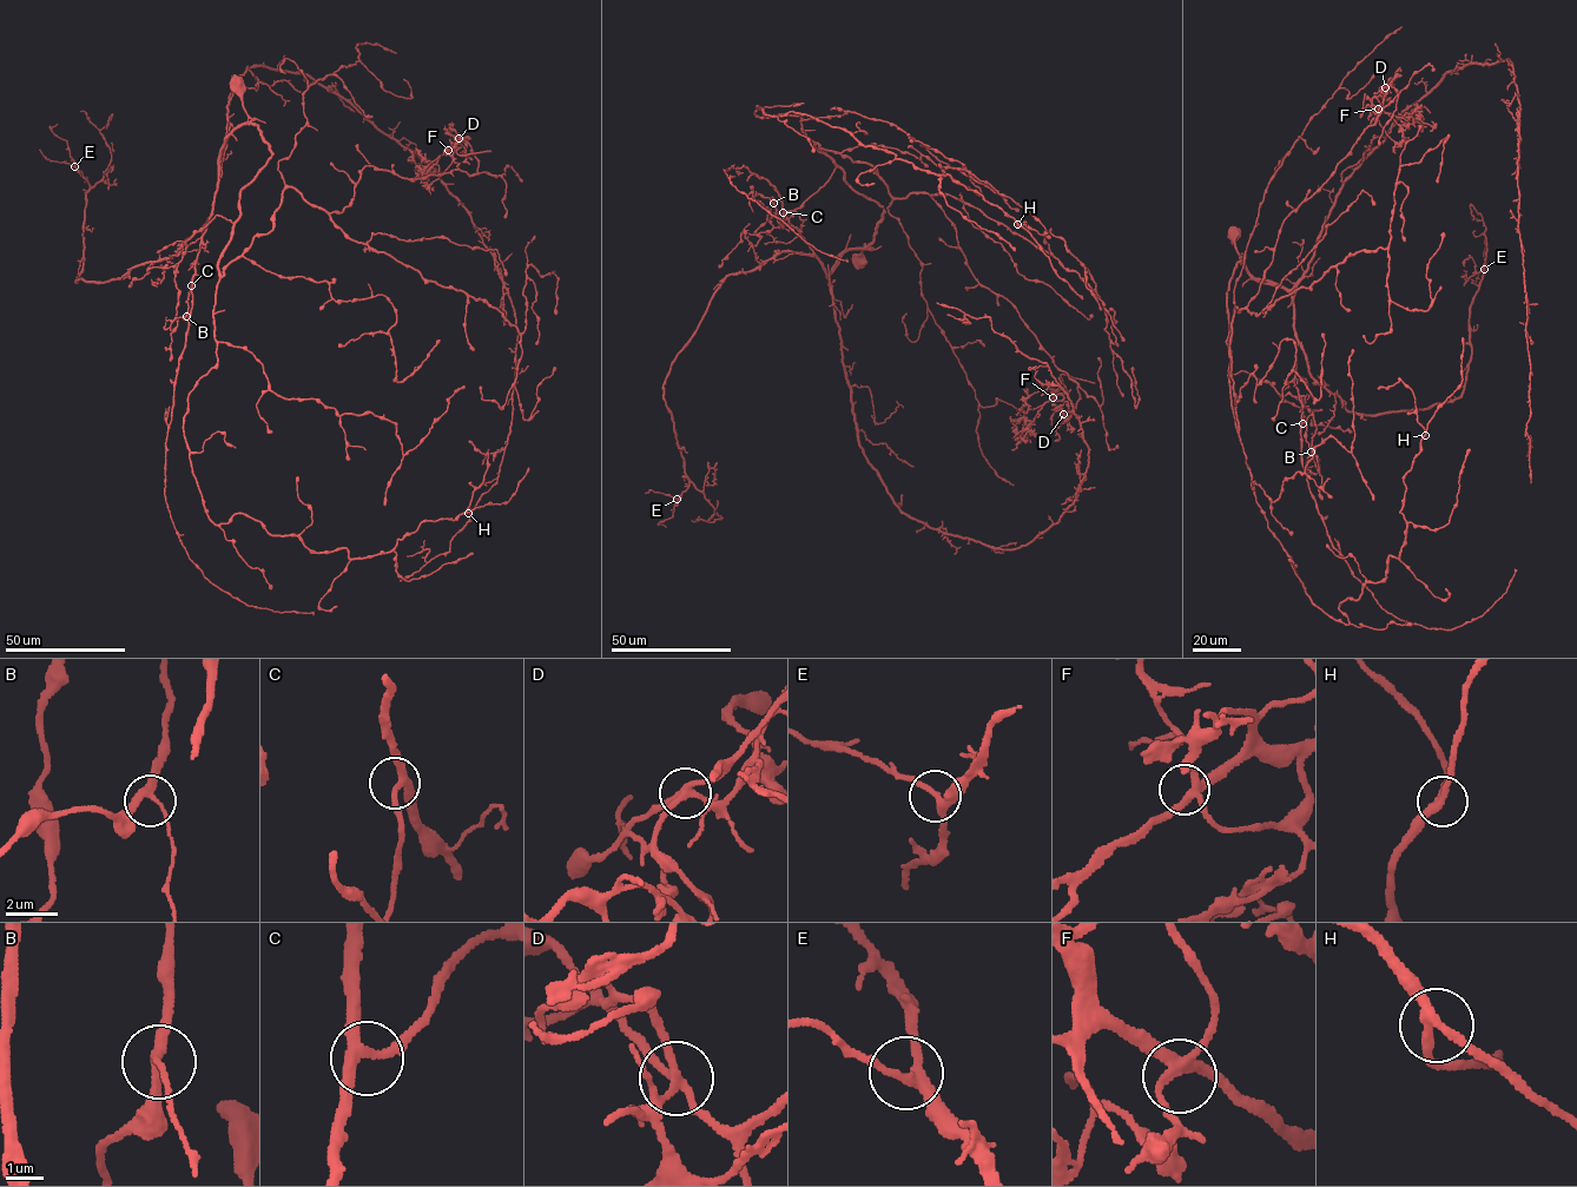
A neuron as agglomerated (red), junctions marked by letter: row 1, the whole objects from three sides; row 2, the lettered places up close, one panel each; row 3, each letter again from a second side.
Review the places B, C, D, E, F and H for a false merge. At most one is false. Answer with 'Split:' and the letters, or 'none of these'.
Split: D

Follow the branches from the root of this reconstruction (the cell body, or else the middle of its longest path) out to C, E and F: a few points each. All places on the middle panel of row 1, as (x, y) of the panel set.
C: (859, 259), (862, 250), (870, 248), (844, 252), (827, 276), (823, 263), (783, 212)
E: (859, 259), (870, 248), (827, 276), (816, 254), (785, 251), (726, 277), (662, 386), (690, 483), (677, 499)
F: (859, 259), (884, 209), (815, 143), (931, 197), (1077, 383), (1069, 416), (1053, 397)

